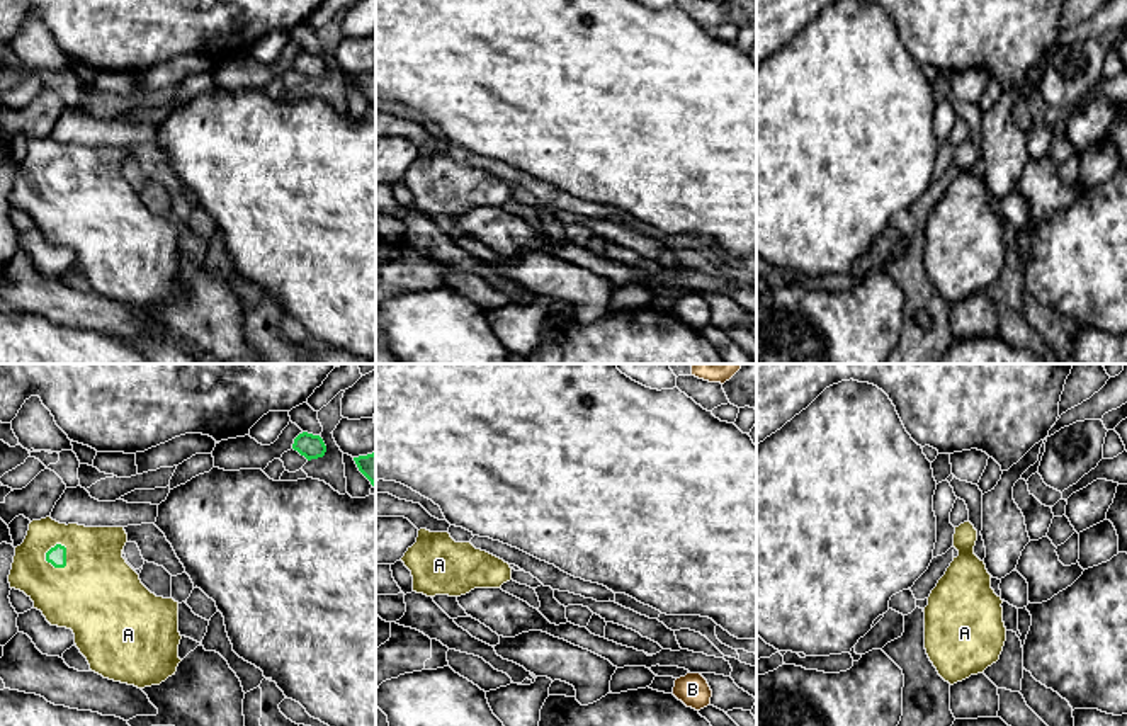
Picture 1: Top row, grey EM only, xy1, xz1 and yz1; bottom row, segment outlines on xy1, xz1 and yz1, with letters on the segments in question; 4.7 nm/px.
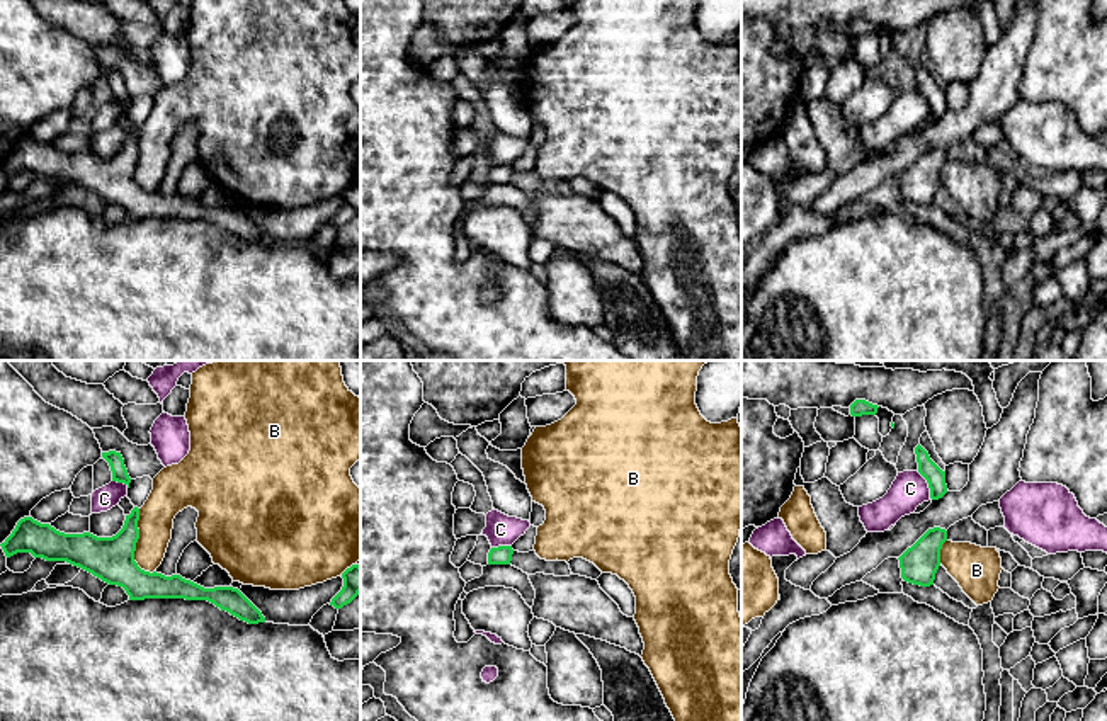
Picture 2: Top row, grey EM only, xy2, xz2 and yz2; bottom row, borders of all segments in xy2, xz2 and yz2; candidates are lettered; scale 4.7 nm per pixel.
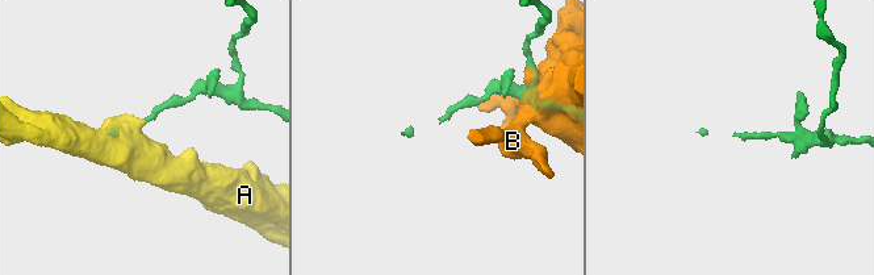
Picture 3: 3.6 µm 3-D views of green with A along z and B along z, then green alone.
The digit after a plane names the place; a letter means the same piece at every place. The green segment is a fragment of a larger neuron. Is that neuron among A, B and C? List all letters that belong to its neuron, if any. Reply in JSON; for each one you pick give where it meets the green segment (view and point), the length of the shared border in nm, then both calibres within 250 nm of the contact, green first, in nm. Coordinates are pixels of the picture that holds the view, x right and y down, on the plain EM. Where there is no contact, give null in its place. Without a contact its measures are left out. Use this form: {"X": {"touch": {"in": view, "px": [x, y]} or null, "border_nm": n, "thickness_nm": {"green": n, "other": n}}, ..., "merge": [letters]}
{"A": {"touch": {"in": "xy1", "px": [65, 179]}, "border_nm": 130, "thickness_nm": {"green": 90, "other": 400}}, "merge": ["A"]}

